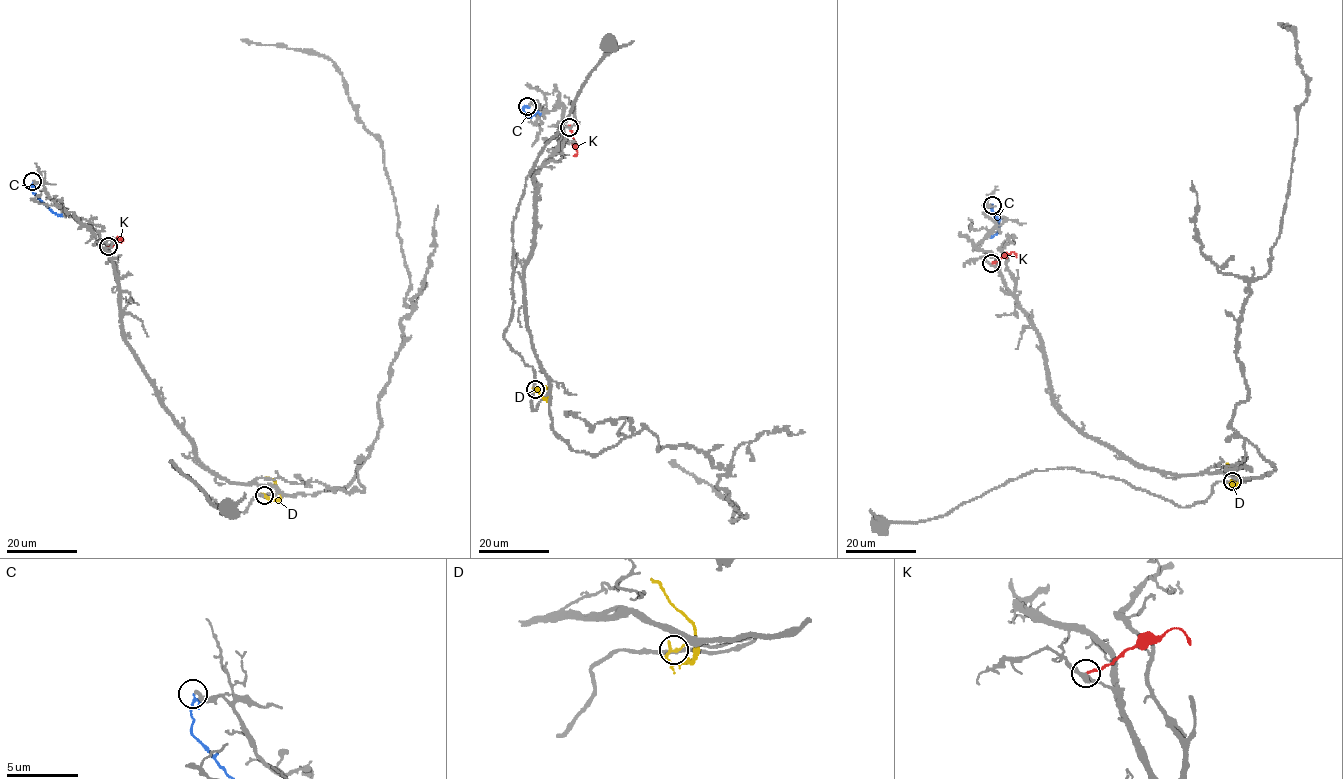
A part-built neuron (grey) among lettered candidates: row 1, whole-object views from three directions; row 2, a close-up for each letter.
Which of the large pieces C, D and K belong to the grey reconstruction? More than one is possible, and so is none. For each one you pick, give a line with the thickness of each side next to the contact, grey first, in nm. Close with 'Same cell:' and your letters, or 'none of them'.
Same cell: none of them

